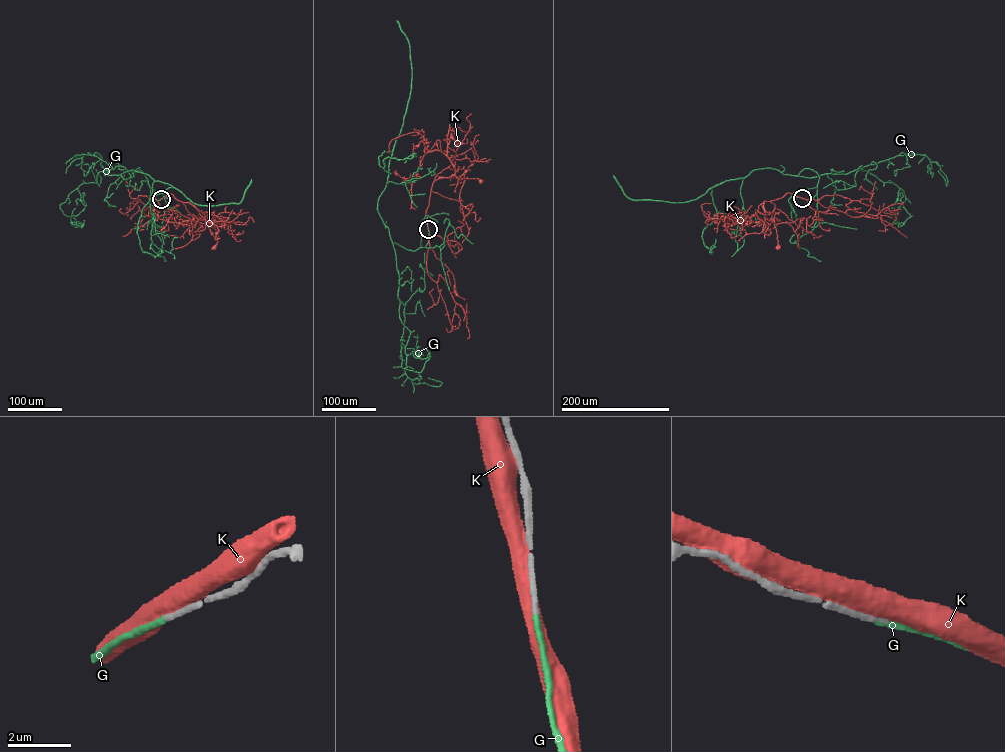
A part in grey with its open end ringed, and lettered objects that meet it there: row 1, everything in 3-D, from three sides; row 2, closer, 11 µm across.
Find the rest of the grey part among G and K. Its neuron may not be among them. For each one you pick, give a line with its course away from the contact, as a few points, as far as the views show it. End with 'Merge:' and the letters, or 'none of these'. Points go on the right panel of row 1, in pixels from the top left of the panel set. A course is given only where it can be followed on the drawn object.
G: course (802, 198), (817, 195), (819, 177), (810, 169), (797, 175), (755, 169), (677, 202), (630, 199), (613, 175)
Merge: G

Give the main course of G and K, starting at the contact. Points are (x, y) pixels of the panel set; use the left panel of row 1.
G: (161, 199), (150, 195), (140, 170), (130, 177), (135, 170), (170, 184), (201, 205), (241, 203), (251, 179)
K: (161, 199), (172, 194), (179, 201), (192, 204), (215, 228), (218, 237), (214, 247)

